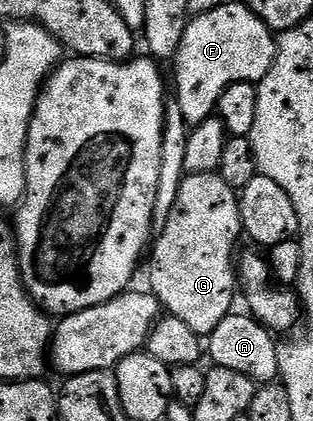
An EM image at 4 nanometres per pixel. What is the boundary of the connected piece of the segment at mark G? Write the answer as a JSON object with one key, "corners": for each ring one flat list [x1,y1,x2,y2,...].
{"corners":[[192,173,183,176,181,183,178,184,178,194,176,195,176,203,172,207,172,211,168,215,168,219,161,226,160,232,157,234,156,240,152,245,152,252,150,257,150,285,148,285,149,292,157,297,162,304,163,310,169,316,181,319,188,327,192,327,192,331,196,331,198,336,206,339,212,331,216,331,216,327,220,327,220,323,224,323,224,319,229,317,234,305,234,289,236,293,236,253,234,257,234,244,238,241,238,236,243,236,244,230,242,228,242,220,240,219,240,207,238,206,239,194,231,185,224,183,224,179,218,176,217,173]]}

